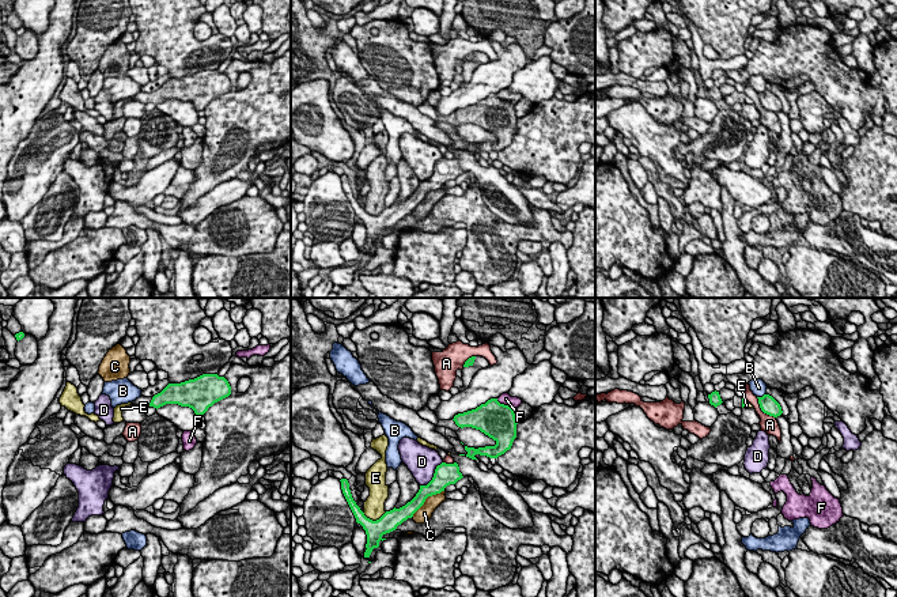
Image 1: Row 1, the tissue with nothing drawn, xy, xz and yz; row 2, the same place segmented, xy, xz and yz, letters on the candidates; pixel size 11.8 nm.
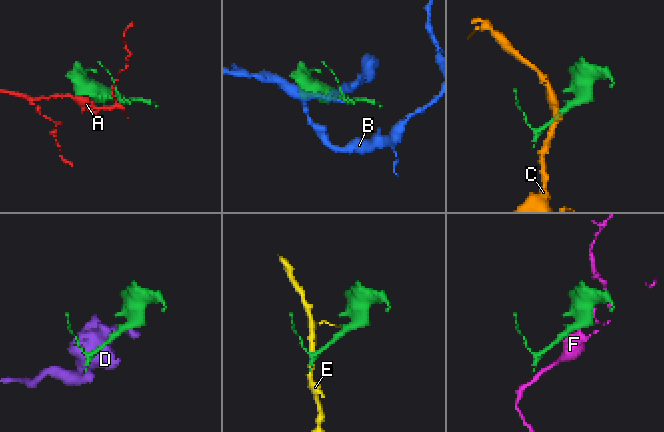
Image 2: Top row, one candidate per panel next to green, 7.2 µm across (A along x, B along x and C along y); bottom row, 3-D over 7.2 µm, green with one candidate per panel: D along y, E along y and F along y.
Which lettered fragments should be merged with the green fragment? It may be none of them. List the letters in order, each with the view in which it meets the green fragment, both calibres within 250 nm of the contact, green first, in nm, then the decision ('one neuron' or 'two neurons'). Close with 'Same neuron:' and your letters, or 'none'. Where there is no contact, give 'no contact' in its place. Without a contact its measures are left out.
A: yz | 200/200 nm | two neurons
B: yz | 200/190 nm | two neurons
C: xz | 200/180 nm | two neurons
D: xz | 260/360 nm | two neurons
E: xz | 220/260 nm | two neurons
F: xz | 420/140 nm | two neurons
Same neuron: none

